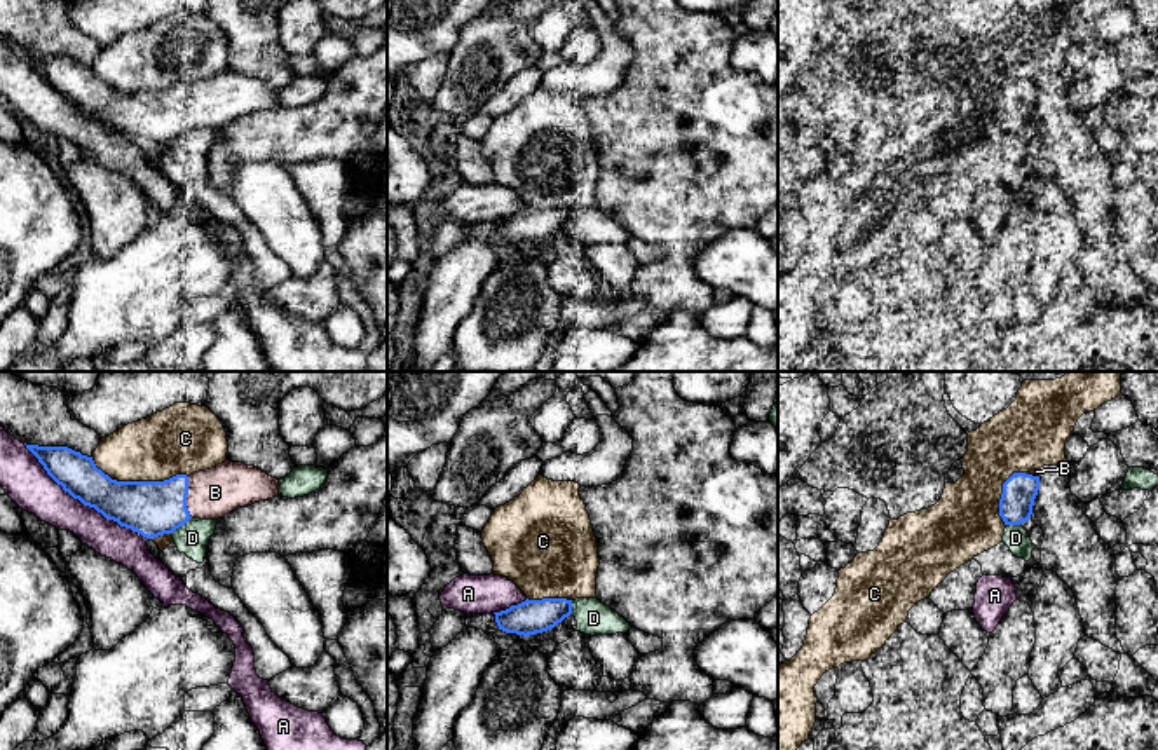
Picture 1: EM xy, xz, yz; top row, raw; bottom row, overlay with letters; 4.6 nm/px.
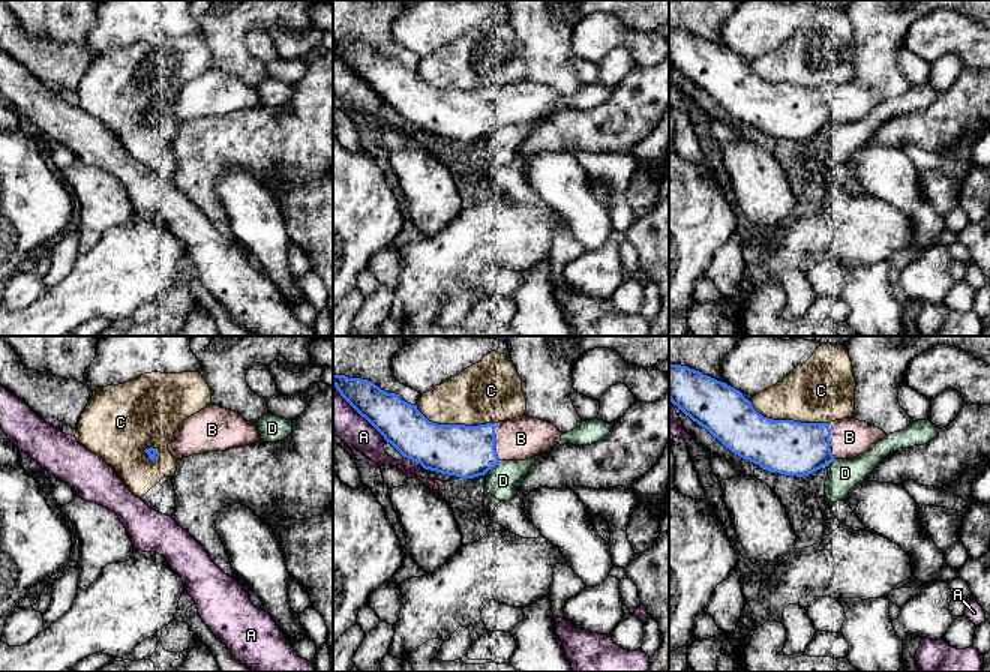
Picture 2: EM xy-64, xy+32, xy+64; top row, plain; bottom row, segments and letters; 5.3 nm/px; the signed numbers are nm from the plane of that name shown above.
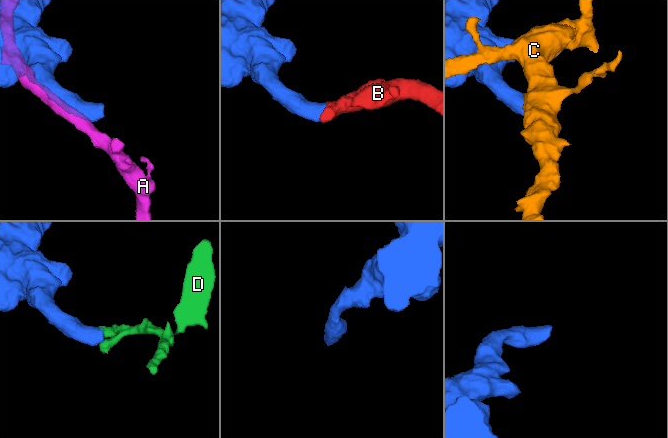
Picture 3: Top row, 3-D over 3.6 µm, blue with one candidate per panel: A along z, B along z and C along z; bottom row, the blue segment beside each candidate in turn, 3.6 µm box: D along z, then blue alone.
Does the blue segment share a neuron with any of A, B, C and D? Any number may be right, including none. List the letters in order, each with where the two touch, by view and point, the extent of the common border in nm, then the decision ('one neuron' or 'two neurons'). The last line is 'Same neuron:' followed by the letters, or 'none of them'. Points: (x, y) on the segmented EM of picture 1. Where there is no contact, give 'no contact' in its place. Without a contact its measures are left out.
A: xy (82, 503) | 750 nm | two neurons
B: xy (185, 497) | 190 nm | one neuron
C: xy (136, 482) | 460 nm | two neurons
D: xy (180, 525) | 130 nm | two neurons
Same neuron: B

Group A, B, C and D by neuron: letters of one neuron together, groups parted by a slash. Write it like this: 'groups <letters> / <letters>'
groups A / B / C / D

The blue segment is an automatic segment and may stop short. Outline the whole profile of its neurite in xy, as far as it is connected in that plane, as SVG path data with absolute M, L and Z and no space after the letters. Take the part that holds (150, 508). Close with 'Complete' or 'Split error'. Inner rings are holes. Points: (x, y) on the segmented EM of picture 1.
M68 447L26 448L73 499L146 539L173 534L190 518L218 520L279 495L277 478L242 462L225 460L164 481L117 481Z. Split error

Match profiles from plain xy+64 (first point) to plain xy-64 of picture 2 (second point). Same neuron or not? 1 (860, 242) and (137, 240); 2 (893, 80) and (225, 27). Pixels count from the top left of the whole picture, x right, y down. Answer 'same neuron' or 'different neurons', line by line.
1: same neuron
2: same neuron

